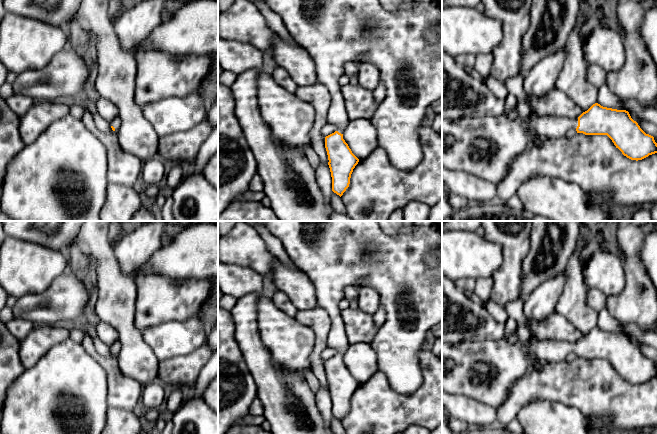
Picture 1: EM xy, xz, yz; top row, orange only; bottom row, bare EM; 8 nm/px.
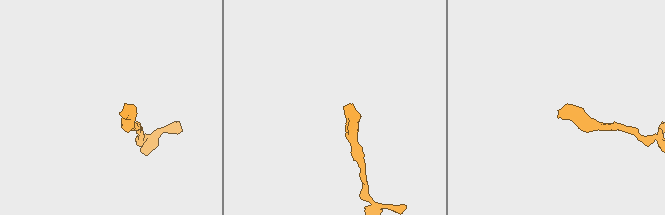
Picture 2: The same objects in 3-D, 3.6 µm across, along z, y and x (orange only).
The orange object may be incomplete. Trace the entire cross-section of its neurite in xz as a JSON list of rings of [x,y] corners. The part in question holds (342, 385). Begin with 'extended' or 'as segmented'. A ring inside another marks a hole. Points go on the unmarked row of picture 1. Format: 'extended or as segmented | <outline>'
extended | [[[262,221],[265,227],[276,236],[282,243],[287,252],[288,256],[294,263],[294,265],[302,271],[312,282],[315,290],[318,305],[321,306],[329,315],[331,319],[331,327],[327,338],[327,347],[334,348],[338,353],[325,361],[325,372],[328,379],[328,389],[332,401],[332,415],[339,419],[340,421],[346,415],[350,408],[351,398],[353,393],[358,388],[359,383],[352,377],[348,368],[345,366],[343,357],[347,349],[349,348],[349,341],[345,331],[345,325],[341,316],[341,311],[339,309],[339,302],[344,298],[344,289],[346,286],[368,286],[374,288],[379,297],[380,304],[385,308],[386,311],[386,321],[378,332],[374,340],[370,343],[371,347],[377,353],[377,364],[378,370],[383,372],[390,383],[392,389],[401,394],[411,394],[419,389],[423,383],[422,370],[418,358],[418,353],[422,350],[422,345],[426,338],[426,333],[431,330],[431,328],[442,322],[442,263],[437,266],[431,266],[426,263],[426,256],[436,252],[442,243],[442,228],[438,226],[434,221],[405,221],[404,225],[400,228],[396,237],[387,235],[381,228],[377,221]]]

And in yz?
extended | [[[595,327],[575,343],[530,339],[528,345],[524,347],[519,341],[510,344],[505,338],[465,341],[457,345],[442,343],[442,391],[465,395],[496,409],[506,400],[513,383],[526,373],[529,366],[534,365],[535,359],[560,362],[571,352],[585,359],[607,359],[616,372],[631,384],[642,384],[657,377],[654,361],[646,358],[628,335],[607,332]]]

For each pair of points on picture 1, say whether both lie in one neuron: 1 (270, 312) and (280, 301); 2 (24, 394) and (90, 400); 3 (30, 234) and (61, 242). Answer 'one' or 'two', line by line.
1: two
2: one
3: one

